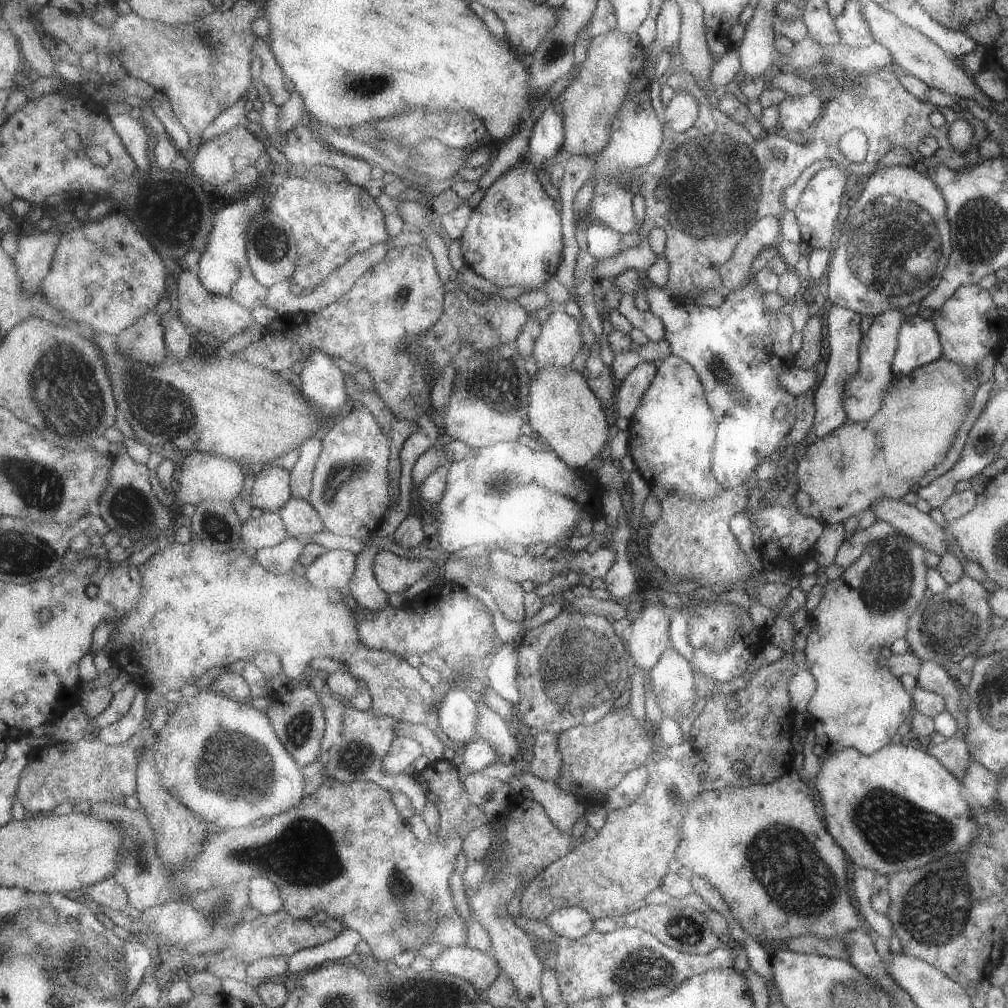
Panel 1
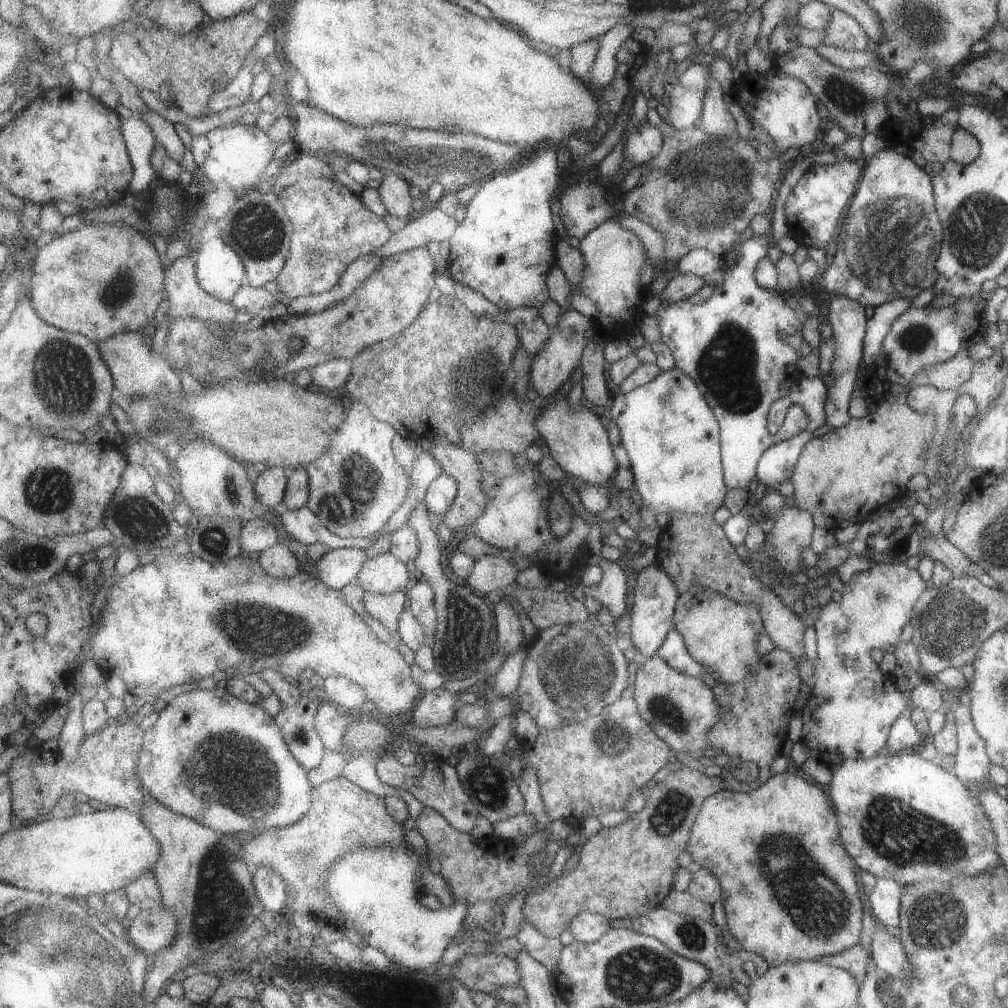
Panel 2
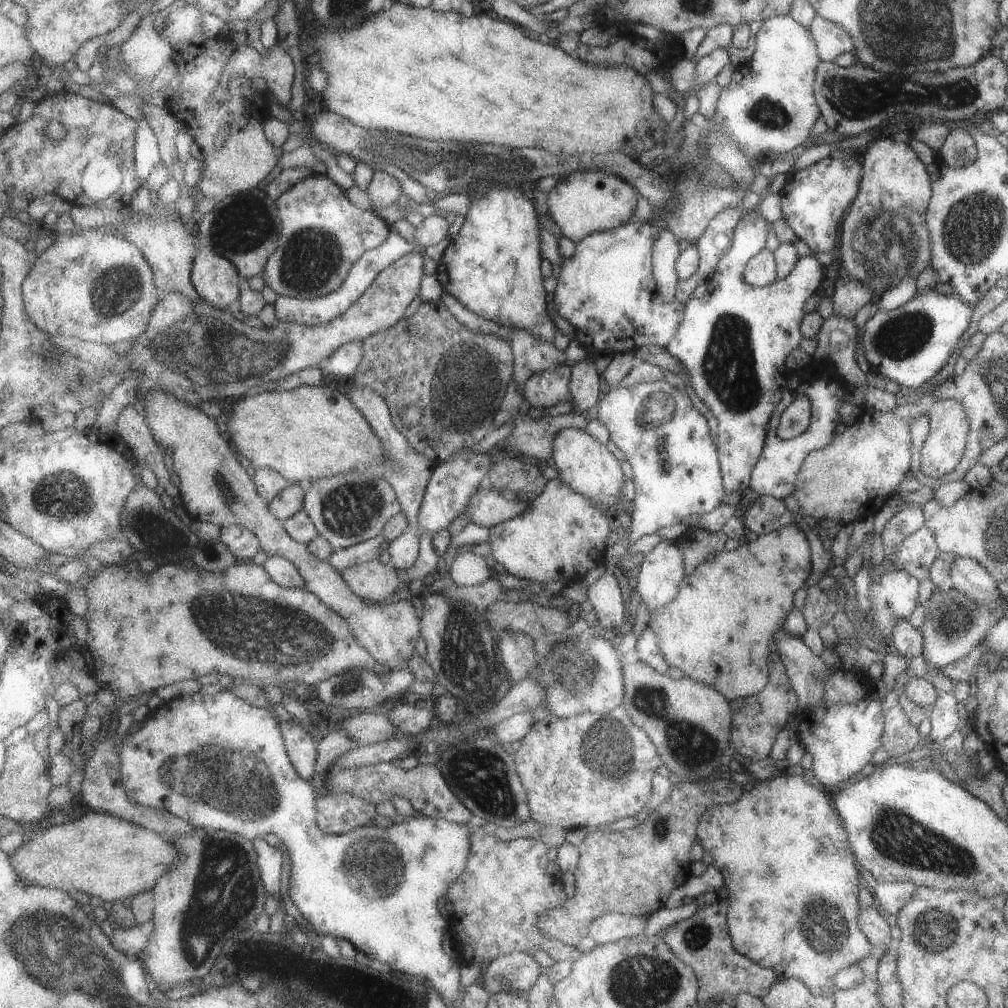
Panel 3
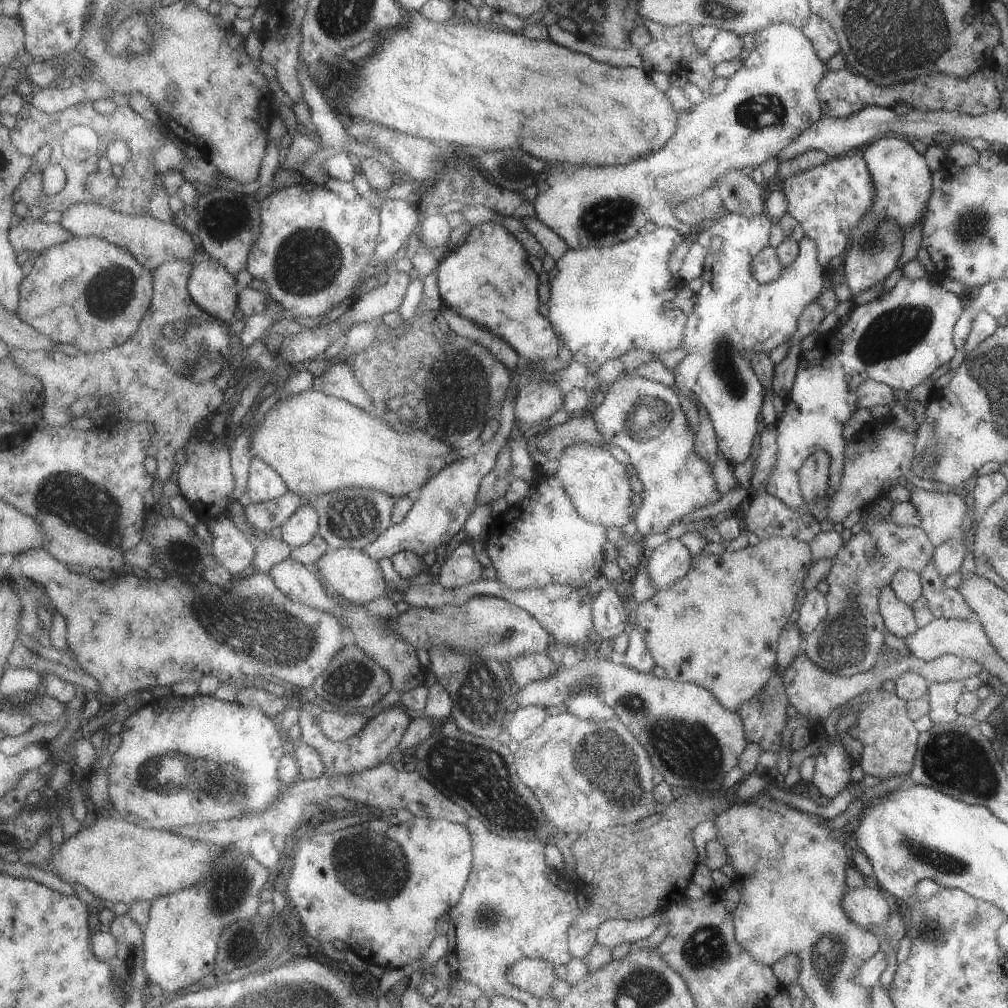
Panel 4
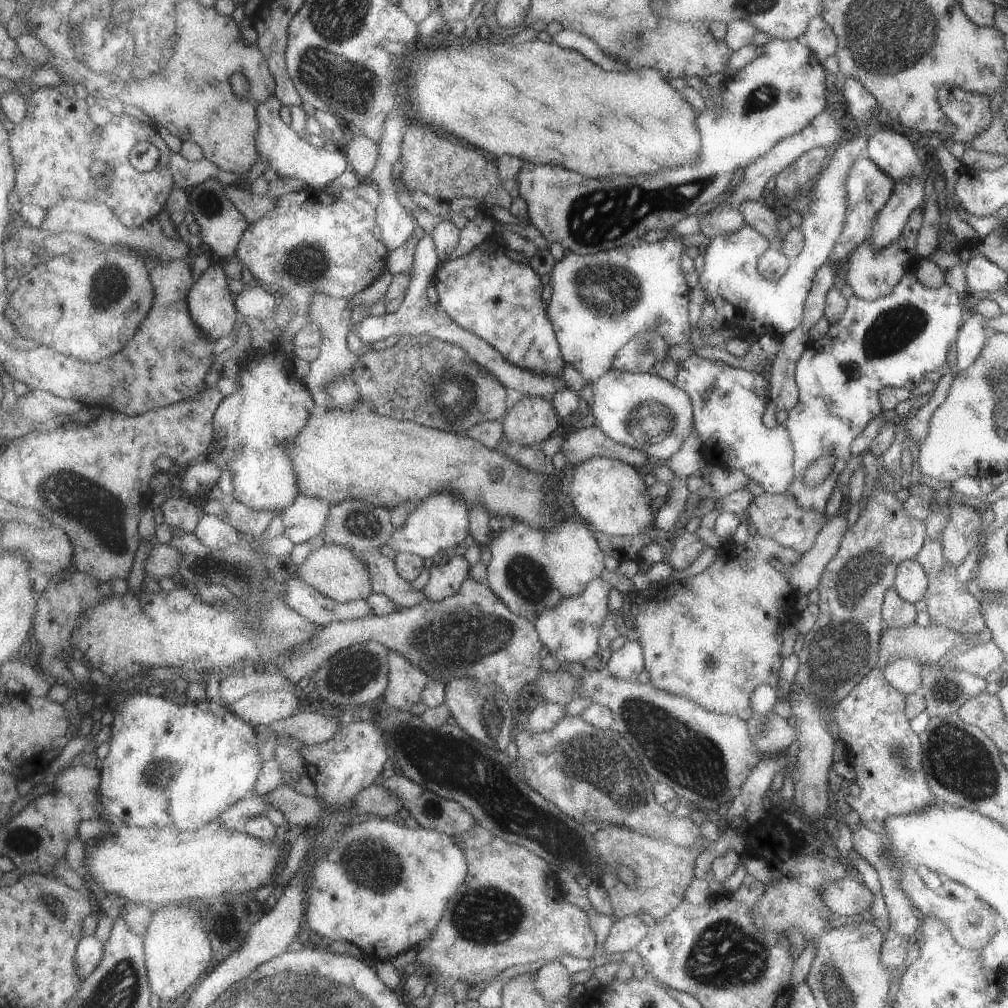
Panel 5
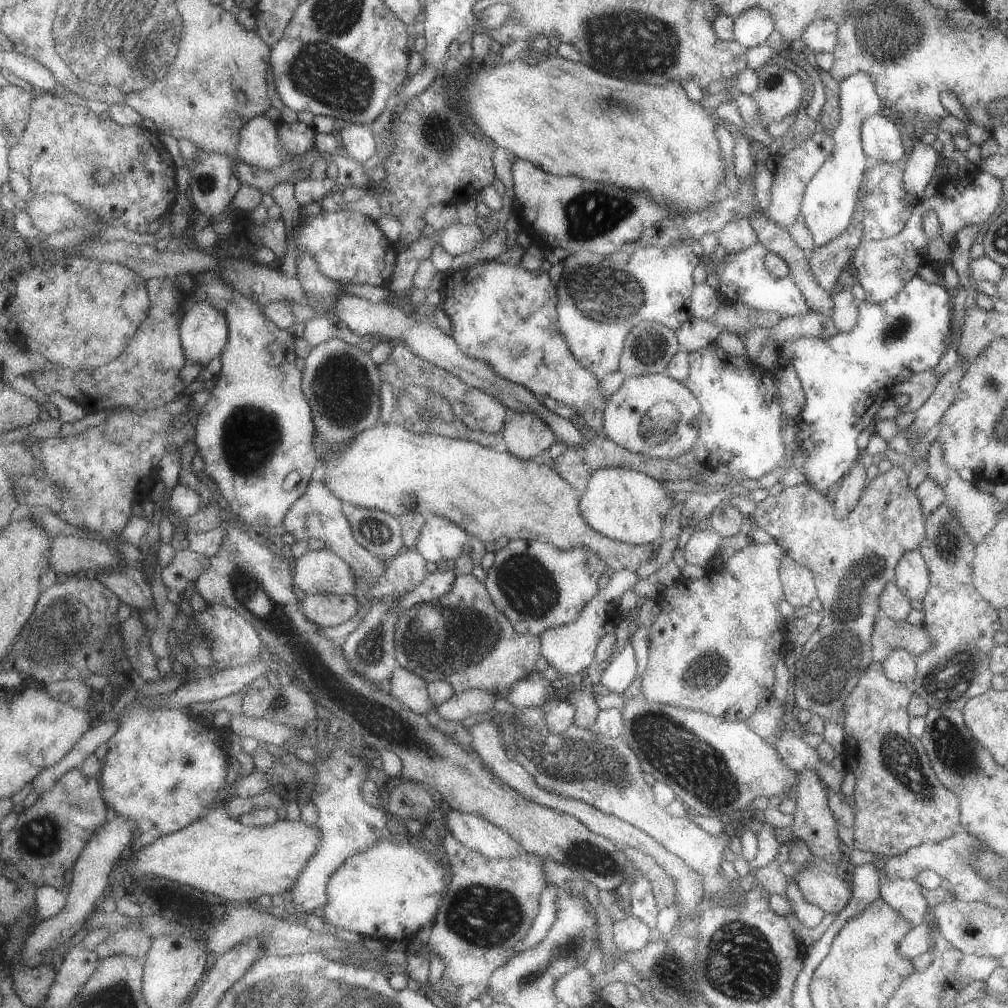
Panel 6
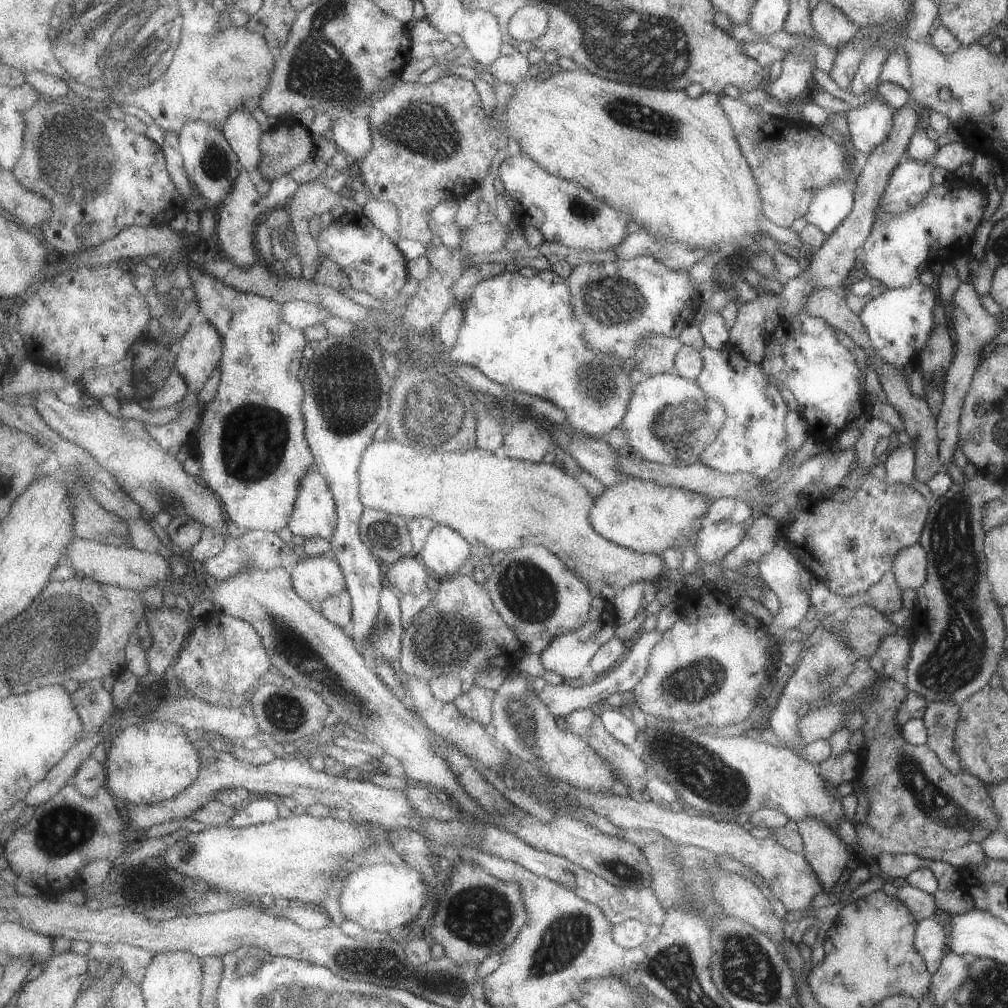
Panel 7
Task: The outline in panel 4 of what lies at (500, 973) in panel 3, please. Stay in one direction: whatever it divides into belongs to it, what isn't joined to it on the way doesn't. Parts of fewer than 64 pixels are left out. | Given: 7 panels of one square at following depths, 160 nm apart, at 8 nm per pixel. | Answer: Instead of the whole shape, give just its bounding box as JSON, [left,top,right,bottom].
[508,959,557,997]

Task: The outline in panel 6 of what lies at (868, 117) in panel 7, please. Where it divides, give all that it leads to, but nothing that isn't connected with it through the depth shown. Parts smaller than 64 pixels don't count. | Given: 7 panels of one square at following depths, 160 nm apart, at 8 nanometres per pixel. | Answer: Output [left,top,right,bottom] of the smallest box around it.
[861,115,905,163]

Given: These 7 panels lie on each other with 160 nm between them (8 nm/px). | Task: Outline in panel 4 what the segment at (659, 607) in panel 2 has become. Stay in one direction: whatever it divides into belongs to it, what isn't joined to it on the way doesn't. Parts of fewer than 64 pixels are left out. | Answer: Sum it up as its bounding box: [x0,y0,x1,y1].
[648,539,694,591]

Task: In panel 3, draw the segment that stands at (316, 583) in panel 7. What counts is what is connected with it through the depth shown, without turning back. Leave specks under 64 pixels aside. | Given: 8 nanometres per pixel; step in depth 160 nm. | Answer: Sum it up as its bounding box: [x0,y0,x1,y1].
[342,559,404,603]

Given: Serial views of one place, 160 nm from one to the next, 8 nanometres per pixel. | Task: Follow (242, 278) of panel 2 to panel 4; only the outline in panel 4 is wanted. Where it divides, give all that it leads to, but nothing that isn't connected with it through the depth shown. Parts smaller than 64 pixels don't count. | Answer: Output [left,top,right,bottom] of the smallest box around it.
[188,255,240,323]

